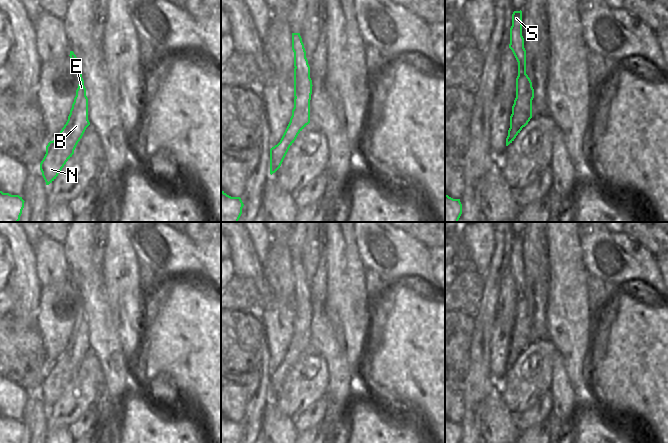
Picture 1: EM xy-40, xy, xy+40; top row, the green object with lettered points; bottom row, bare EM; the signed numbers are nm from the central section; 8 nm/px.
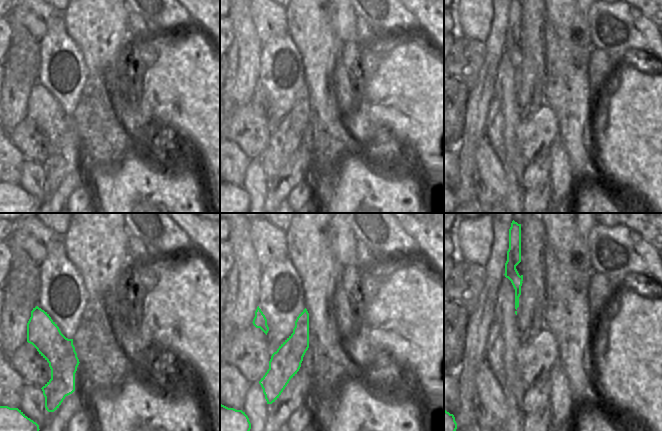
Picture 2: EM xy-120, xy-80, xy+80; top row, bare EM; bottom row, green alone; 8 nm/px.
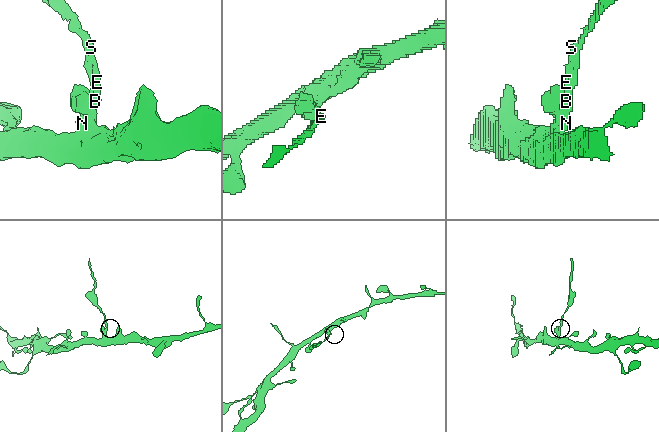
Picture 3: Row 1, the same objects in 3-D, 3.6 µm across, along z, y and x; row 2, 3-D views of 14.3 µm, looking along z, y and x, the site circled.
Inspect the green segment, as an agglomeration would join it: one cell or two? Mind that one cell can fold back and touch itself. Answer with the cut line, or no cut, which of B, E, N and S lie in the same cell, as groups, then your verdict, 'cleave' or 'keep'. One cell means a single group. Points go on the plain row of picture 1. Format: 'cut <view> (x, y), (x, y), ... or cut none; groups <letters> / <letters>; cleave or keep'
cut xy+40 (525, 282), (520, 288), (524, 316), (521, 321); groups B E N / S; cleave

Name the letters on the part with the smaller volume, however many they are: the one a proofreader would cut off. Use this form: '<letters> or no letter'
S

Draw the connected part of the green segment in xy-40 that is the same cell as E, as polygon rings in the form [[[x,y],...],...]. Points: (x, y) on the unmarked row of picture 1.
[[[80,295],[80,306],[68,344],[58,360],[46,370],[46,378],[40,387],[40,394],[46,409],[56,403],[66,386],[72,381],[78,366],[89,349],[88,322]]]

